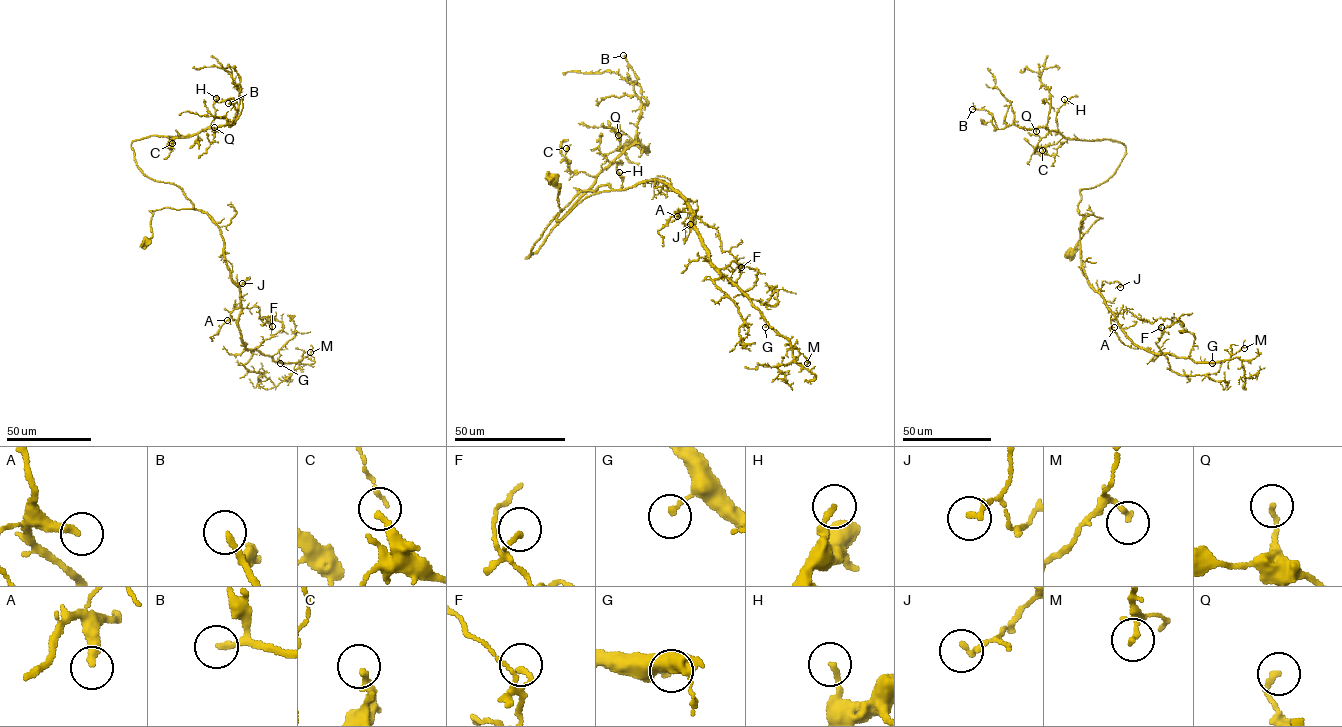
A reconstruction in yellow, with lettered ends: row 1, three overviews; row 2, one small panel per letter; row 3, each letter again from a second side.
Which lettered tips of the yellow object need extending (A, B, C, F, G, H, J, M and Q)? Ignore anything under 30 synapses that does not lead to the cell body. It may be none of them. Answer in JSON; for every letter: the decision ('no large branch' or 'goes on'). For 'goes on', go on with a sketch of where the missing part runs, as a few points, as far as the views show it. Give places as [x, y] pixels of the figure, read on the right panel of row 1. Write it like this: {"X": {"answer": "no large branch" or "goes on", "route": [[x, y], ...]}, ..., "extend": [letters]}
{"A": {"answer": "no large branch"}, "B": {"answer": "goes on"}, "C": {"answer": "no large branch"}, "F": {"answer": "no large branch"}, "G": {"answer": "no large branch"}, "H": {"answer": "no large branch"}, "J": {"answer": "no large branch"}, "M": {"answer": "no large branch"}, "Q": {"answer": "no large branch"}, "extend": ["B"]}

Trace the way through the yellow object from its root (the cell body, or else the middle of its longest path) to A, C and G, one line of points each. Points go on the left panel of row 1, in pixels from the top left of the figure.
A: (147, 242), (150, 210), (207, 214), (239, 288), (239, 307), (227, 320)
C: (147, 242), (150, 210), (194, 209), (180, 187), (142, 172), (131, 143), (192, 135), (172, 143)
G: (147, 242), (150, 210), (206, 213), (219, 228), (239, 288), (241, 339), (280, 363)

